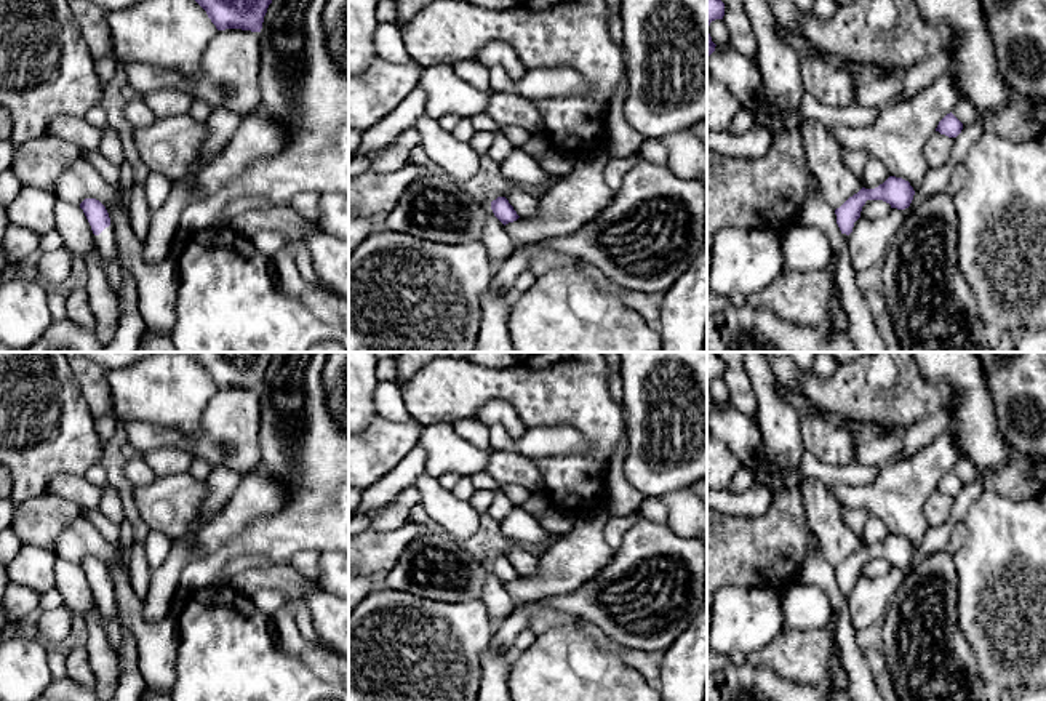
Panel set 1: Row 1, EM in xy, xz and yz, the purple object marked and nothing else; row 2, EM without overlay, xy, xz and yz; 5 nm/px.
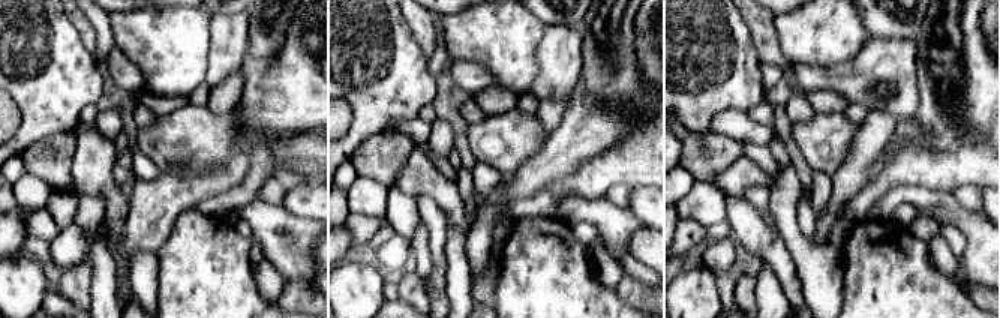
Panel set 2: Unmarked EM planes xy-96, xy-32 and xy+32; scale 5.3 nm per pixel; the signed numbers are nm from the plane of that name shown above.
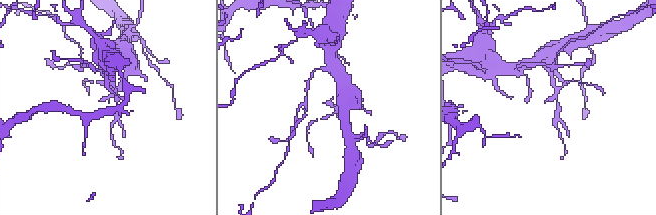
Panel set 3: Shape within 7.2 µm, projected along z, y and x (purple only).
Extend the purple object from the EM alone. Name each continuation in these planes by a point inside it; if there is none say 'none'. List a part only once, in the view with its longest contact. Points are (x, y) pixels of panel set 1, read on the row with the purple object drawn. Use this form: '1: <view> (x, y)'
1: xy (106, 240)

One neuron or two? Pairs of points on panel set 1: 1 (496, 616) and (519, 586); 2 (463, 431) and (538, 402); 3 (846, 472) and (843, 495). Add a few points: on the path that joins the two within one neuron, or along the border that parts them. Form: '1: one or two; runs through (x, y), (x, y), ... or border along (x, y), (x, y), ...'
1: two; border along (503, 584), (517, 604)
2: two; border along (477, 418), (463, 418), (455, 424)
3: two; border along (880, 471), (867, 484), (832, 487)

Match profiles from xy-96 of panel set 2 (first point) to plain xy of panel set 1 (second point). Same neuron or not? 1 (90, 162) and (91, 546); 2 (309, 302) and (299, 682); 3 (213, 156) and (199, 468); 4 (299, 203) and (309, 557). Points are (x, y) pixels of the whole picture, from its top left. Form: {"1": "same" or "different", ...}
{"1": "same", "2": "different", "3": "different", "4": "different"}

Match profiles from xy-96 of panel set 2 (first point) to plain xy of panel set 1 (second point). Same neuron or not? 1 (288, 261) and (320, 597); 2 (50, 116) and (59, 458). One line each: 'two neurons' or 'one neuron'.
1: two neurons
2: one neuron

